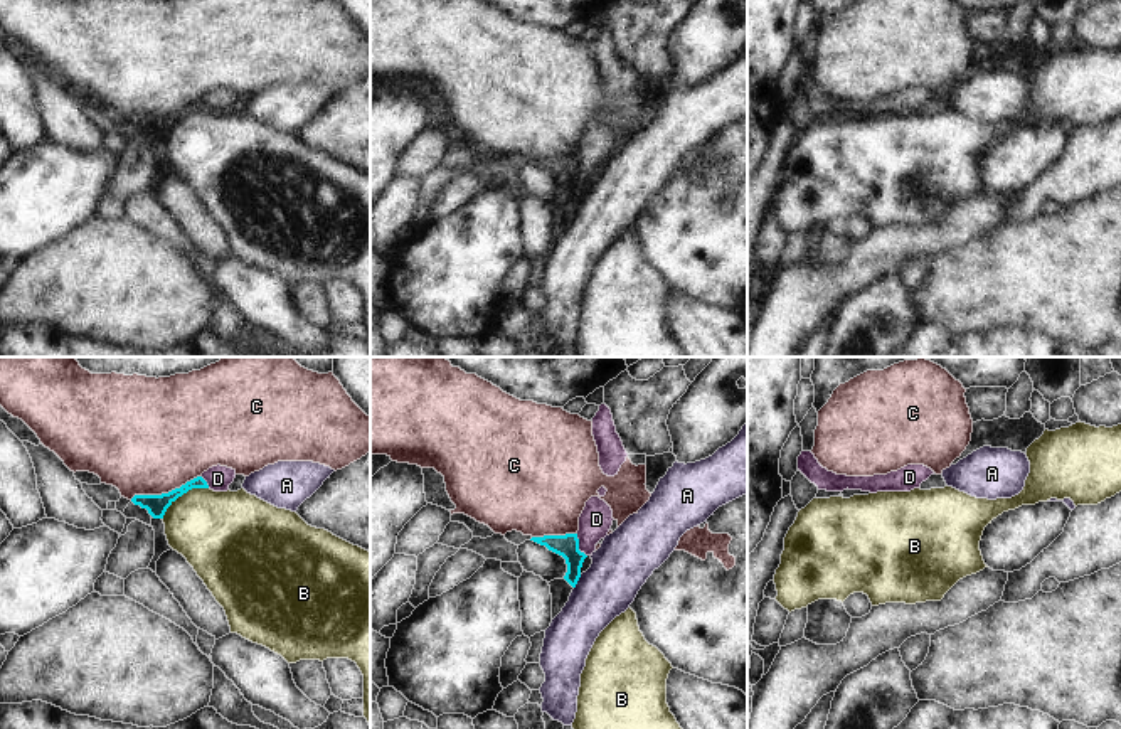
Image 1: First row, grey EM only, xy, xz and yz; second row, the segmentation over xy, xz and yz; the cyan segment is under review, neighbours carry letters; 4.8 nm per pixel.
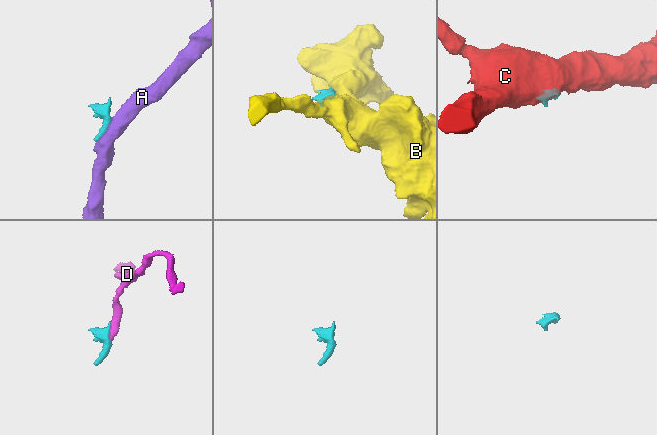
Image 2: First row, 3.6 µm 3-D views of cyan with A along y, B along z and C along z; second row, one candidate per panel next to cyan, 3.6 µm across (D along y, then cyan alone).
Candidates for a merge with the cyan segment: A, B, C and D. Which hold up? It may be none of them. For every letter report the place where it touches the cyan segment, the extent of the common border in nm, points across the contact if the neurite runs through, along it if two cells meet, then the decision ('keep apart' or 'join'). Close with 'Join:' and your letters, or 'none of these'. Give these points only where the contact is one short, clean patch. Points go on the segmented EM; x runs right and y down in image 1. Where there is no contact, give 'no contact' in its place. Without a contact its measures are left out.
A: xz (578, 580) | 80 nm | along xz (581, 574), (574, 588) | keep apart
B: xy (182, 494) | 280 nm | keep apart
C: xy (165, 494) | 360 nm | along xy (201, 475), (167, 492), (135, 494), (130, 499) | keep apart
D: xz (578, 546) | 120 nm | across xz (568, 546), (578, 546), (589, 534), (596, 519) | join
Join: D

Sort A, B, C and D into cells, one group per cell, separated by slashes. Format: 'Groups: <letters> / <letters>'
Groups: A / B / C / D.

